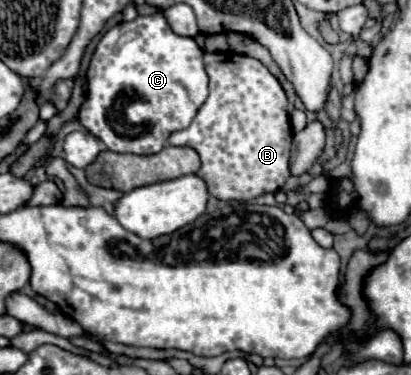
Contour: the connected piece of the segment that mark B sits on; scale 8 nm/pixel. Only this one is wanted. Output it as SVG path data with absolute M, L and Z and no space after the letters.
M235 51L205 53L205 71L209 75L209 97L199 107L191 125L169 137L169 145L191 147L199 153L201 169L197 175L207 183L209 193L221 201L249 201L263 193L279 191L291 177L289 149L293 137L291 121L285 111L287 101L283 87L261 61L249 55L239 55Z

